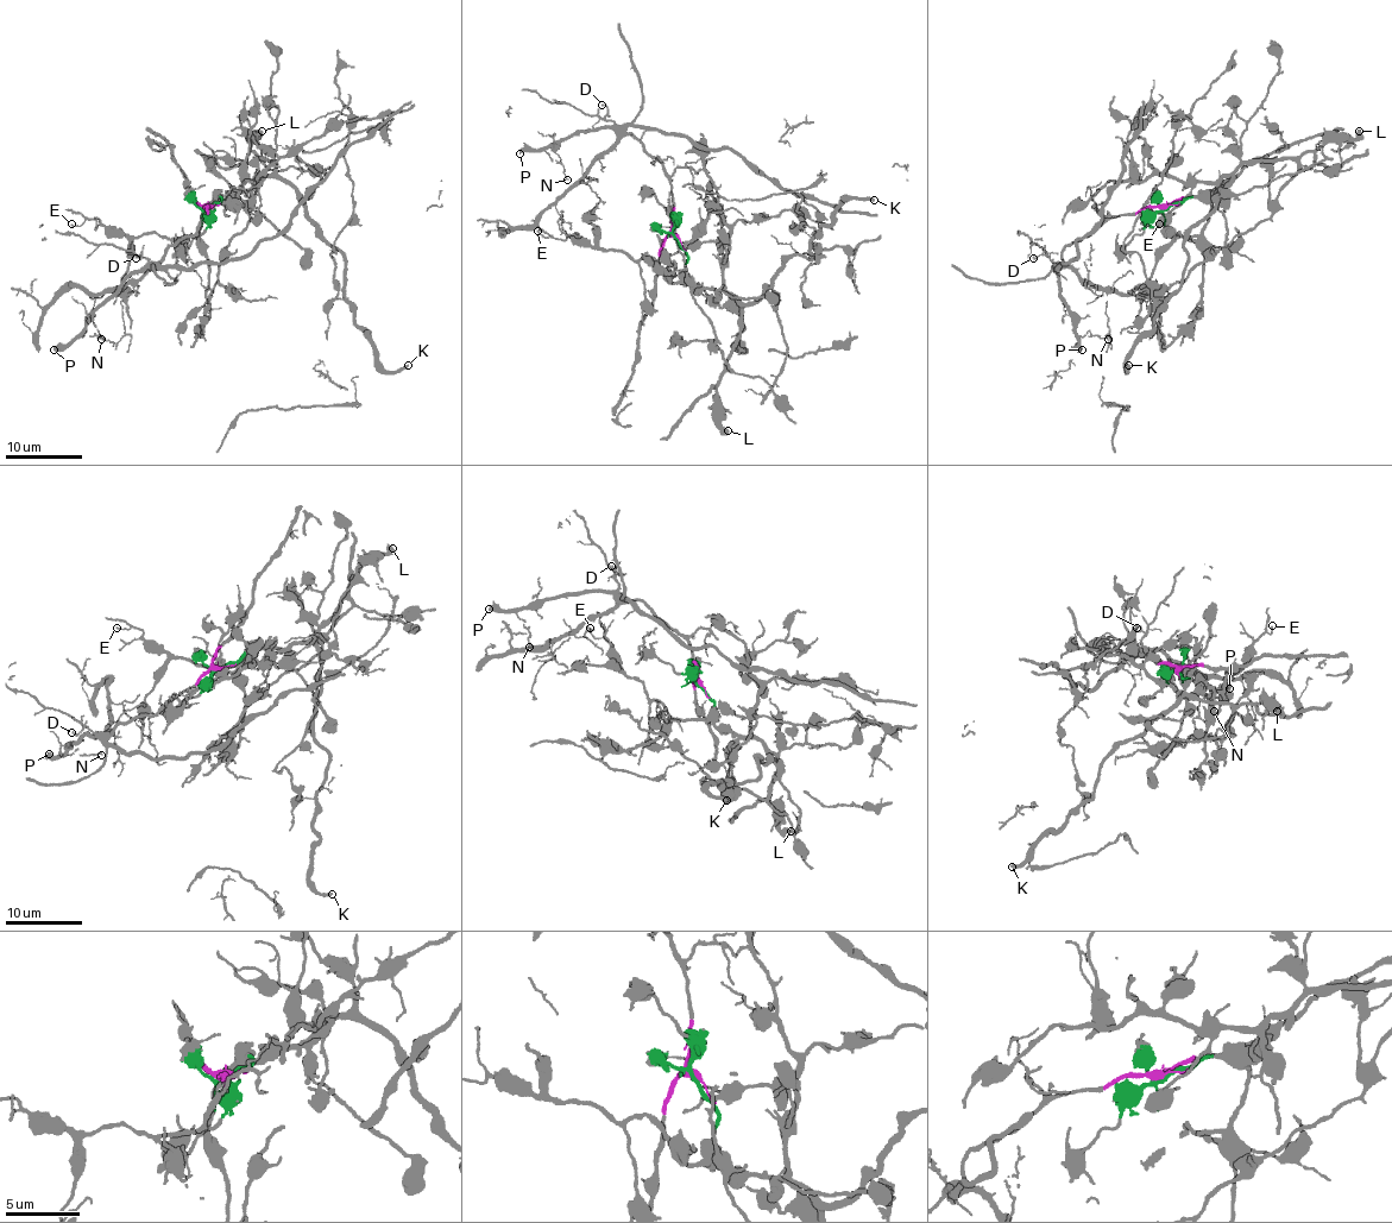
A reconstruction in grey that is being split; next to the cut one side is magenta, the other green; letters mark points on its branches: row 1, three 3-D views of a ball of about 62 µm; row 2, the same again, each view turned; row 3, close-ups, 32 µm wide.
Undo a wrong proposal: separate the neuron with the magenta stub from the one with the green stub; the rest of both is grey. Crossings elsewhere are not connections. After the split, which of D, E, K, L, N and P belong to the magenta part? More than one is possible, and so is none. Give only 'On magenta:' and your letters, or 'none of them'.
On magenta: D, N, P

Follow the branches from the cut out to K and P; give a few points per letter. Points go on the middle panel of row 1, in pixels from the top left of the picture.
K: (676, 238), (691, 284), (751, 304), (787, 259), (808, 259), (811, 240), (845, 197), (874, 200)
P: (676, 237), (671, 175), (634, 134), (600, 128), (575, 131), (556, 144), (520, 153)

